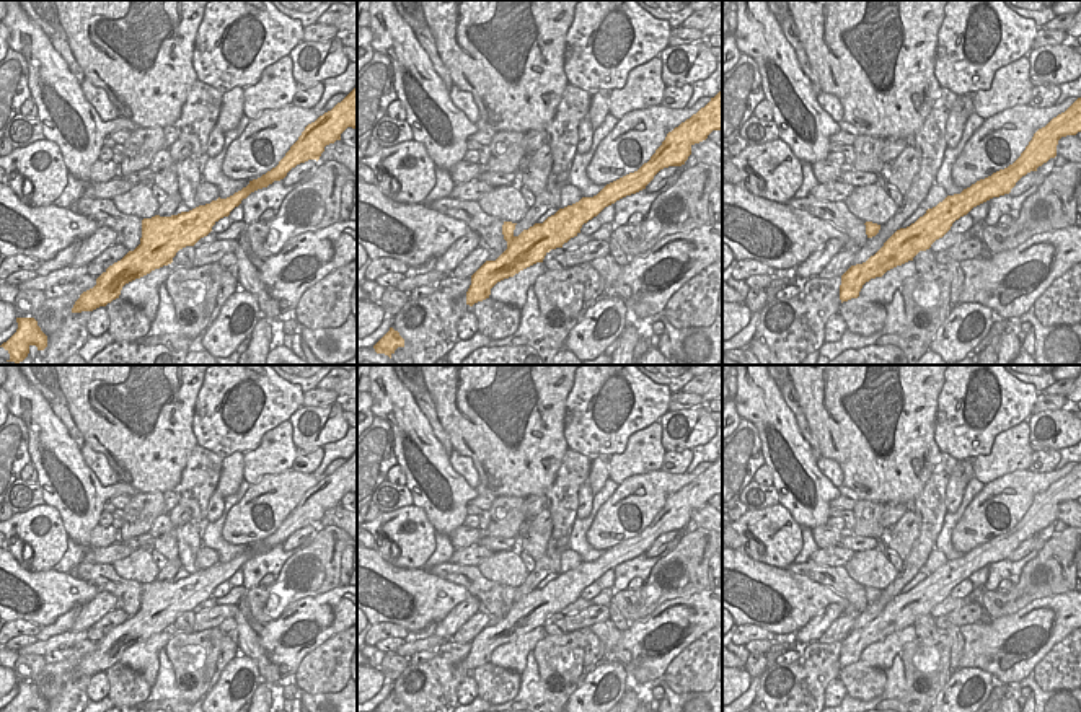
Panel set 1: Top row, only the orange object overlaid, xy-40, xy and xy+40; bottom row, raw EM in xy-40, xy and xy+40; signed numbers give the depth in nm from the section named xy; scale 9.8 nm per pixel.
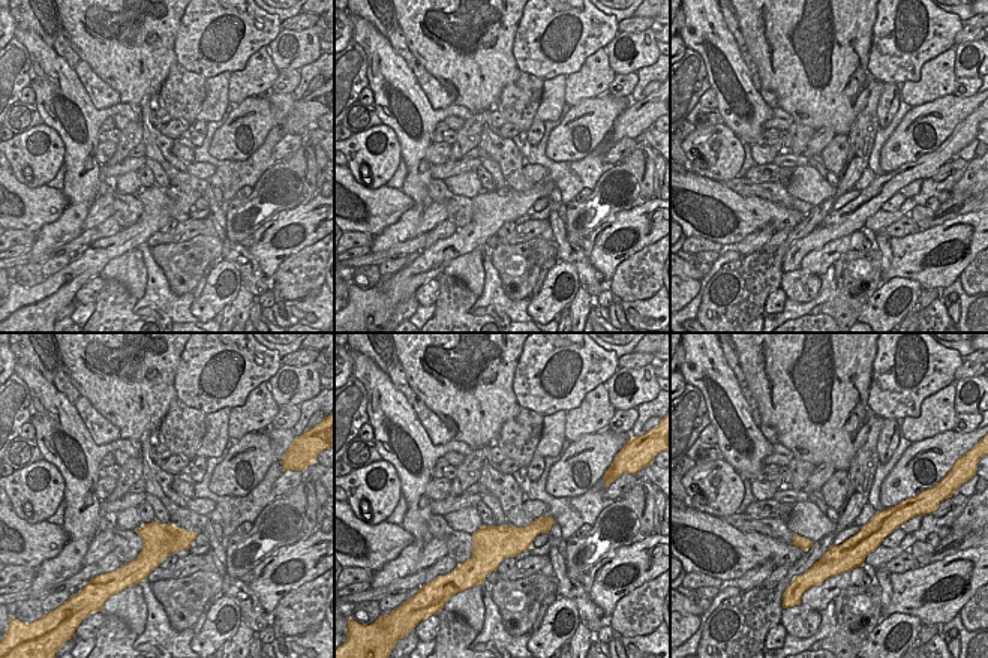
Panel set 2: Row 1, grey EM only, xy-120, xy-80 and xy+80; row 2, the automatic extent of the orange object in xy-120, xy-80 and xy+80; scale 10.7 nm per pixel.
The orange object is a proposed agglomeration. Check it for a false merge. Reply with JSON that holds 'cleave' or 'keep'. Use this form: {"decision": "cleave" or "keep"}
{"decision": "keep"}

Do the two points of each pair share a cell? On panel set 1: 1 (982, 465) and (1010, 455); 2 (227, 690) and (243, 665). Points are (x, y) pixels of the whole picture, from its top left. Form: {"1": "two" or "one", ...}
{"1": "one", "2": "one"}

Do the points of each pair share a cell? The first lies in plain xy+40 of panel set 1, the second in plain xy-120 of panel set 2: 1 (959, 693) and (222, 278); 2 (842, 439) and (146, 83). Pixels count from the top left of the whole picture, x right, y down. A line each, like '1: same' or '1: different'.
1: same
2: same

